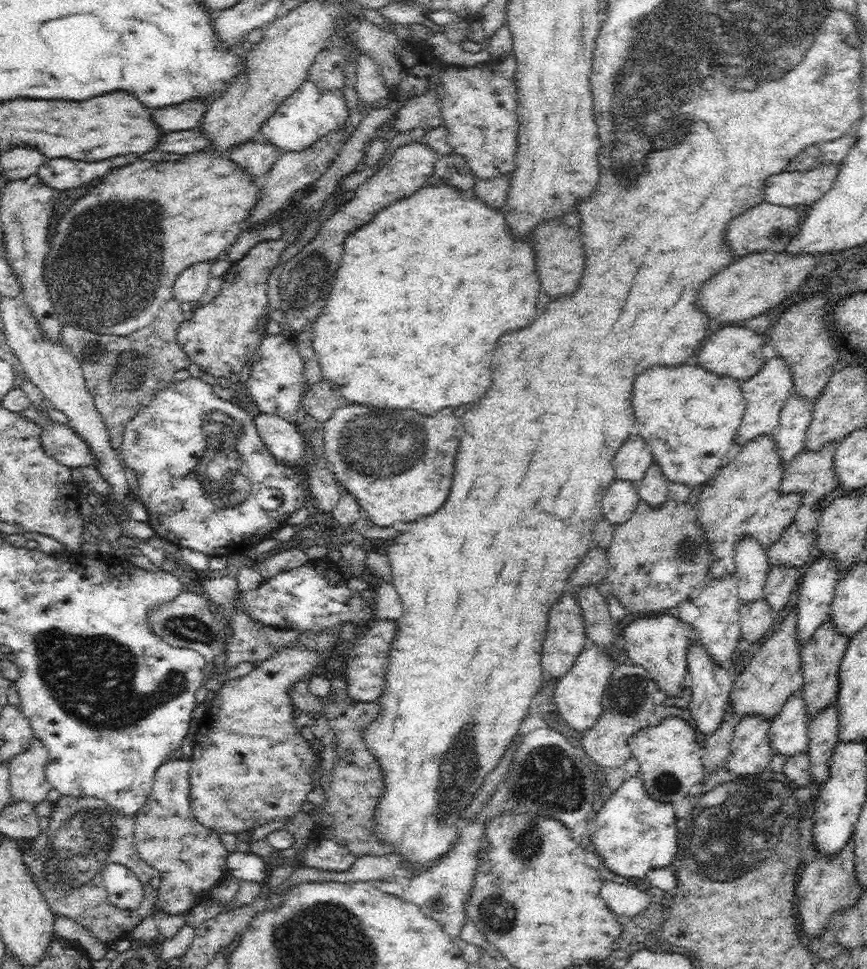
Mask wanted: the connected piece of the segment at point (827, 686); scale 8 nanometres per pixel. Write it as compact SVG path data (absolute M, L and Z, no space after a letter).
M831 617L810 638L801 641L803 685L800 693L810 717L816 716L826 706L837 704L840 688L839 668L849 642L850 636L838 632Z

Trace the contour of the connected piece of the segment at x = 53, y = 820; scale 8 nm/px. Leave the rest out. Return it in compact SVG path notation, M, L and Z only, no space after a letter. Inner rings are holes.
M61 796L53 808L52 814L44 821L45 830L24 854L25 865L33 881L39 886L55 916L76 921L108 946L128 937L136 924L160 909L157 890L150 884L150 879L158 877L159 872L138 854L136 815L124 816L108 803L91 797ZM110 863L123 864L138 875L145 890L141 907L125 910L111 904L101 871Z

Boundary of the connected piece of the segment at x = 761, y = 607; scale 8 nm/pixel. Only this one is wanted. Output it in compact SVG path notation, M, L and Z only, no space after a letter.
M766 599L742 603L739 610L742 639L753 643L762 638L772 628L774 622L772 611Z

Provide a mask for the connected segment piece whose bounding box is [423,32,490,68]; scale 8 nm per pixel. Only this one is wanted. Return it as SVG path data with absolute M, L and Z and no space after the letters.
M445 32L433 33L431 37L423 43L428 43L432 53L442 64L448 66L471 67L480 66L482 62L490 60L488 49L481 52L467 52L460 47L460 43L448 40Z

